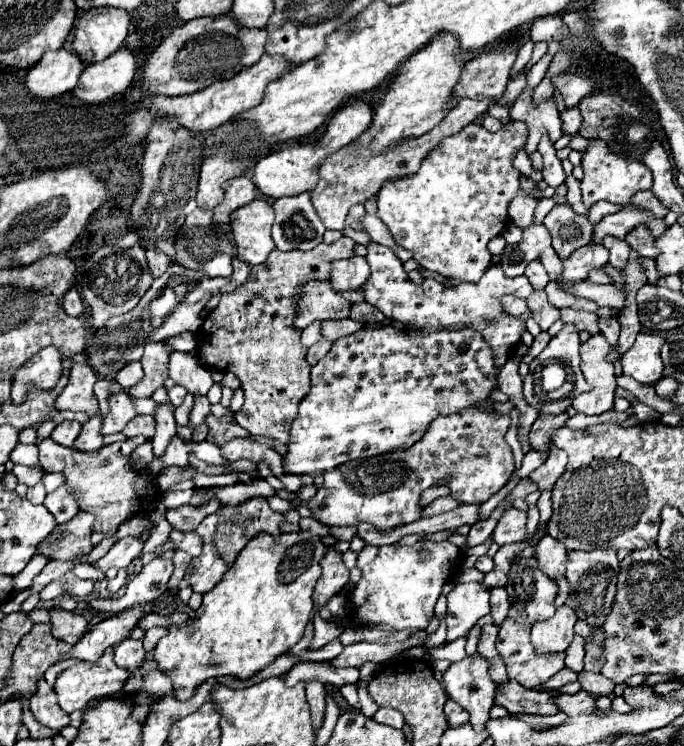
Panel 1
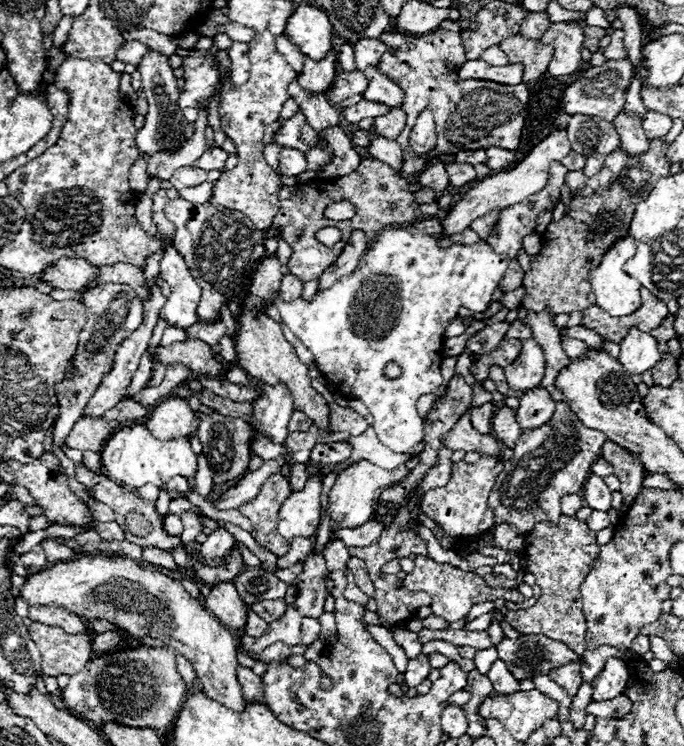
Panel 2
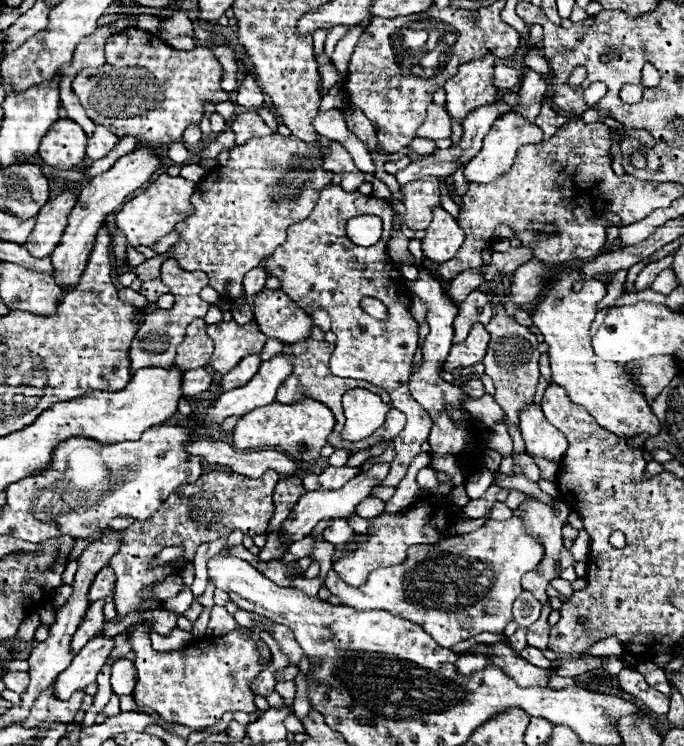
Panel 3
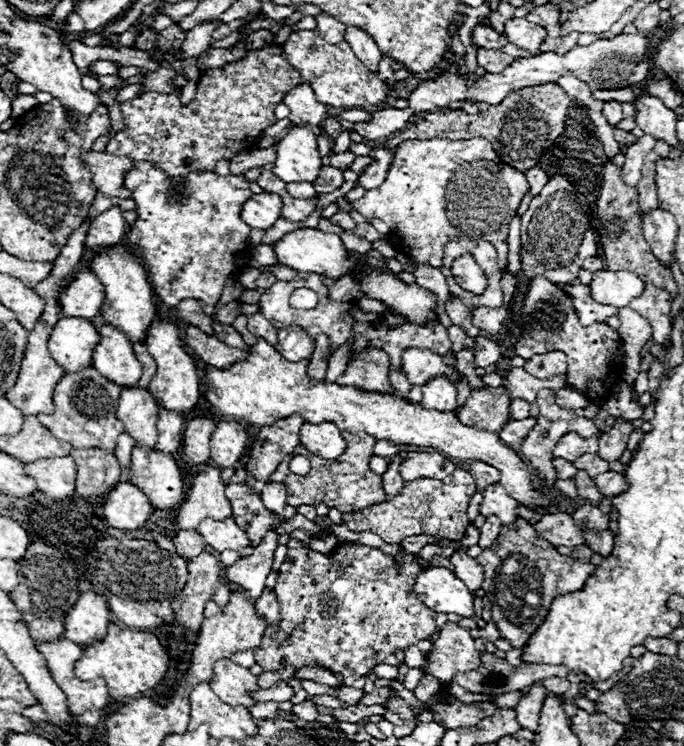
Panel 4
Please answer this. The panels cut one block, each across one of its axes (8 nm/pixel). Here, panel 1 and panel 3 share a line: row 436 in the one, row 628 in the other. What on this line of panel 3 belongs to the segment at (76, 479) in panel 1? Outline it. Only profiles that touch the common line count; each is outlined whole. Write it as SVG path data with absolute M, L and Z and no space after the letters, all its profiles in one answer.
M142 626L134 628L128 634L128 640L136 654L134 666L138 670L134 700L138 706L156 710L162 720L192 730L204 730L216 724L226 712L258 712L250 682L270 664L270 660L262 662L258 644L252 636L232 630L220 636L206 636L192 646L170 654L152 650L148 632Z

